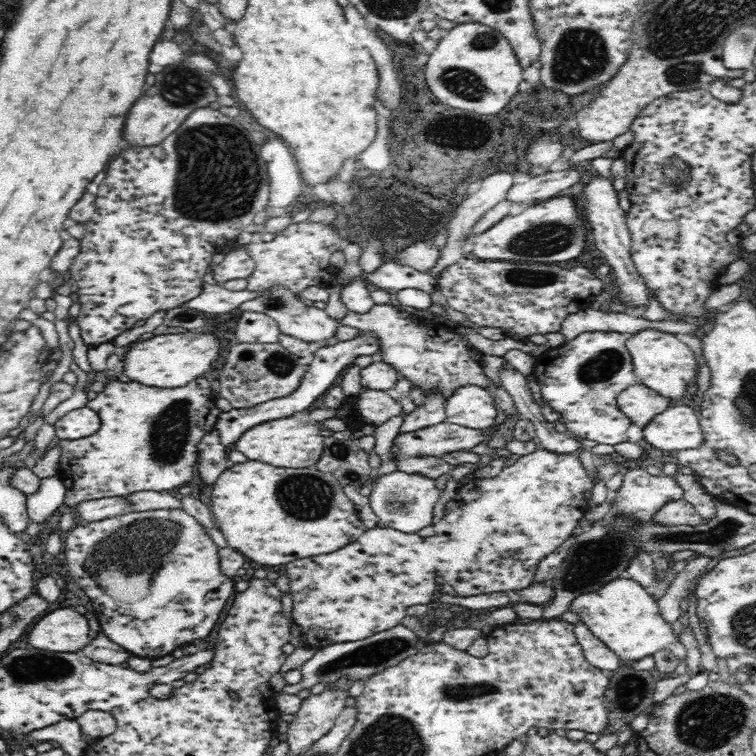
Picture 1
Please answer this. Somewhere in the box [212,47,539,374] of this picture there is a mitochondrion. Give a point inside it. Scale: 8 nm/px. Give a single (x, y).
(468, 85)

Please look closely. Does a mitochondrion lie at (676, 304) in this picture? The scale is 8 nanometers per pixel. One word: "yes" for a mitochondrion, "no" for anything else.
no

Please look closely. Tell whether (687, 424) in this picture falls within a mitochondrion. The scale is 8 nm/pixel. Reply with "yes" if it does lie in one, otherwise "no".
no

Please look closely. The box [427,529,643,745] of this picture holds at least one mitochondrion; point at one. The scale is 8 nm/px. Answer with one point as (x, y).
(452, 692)

